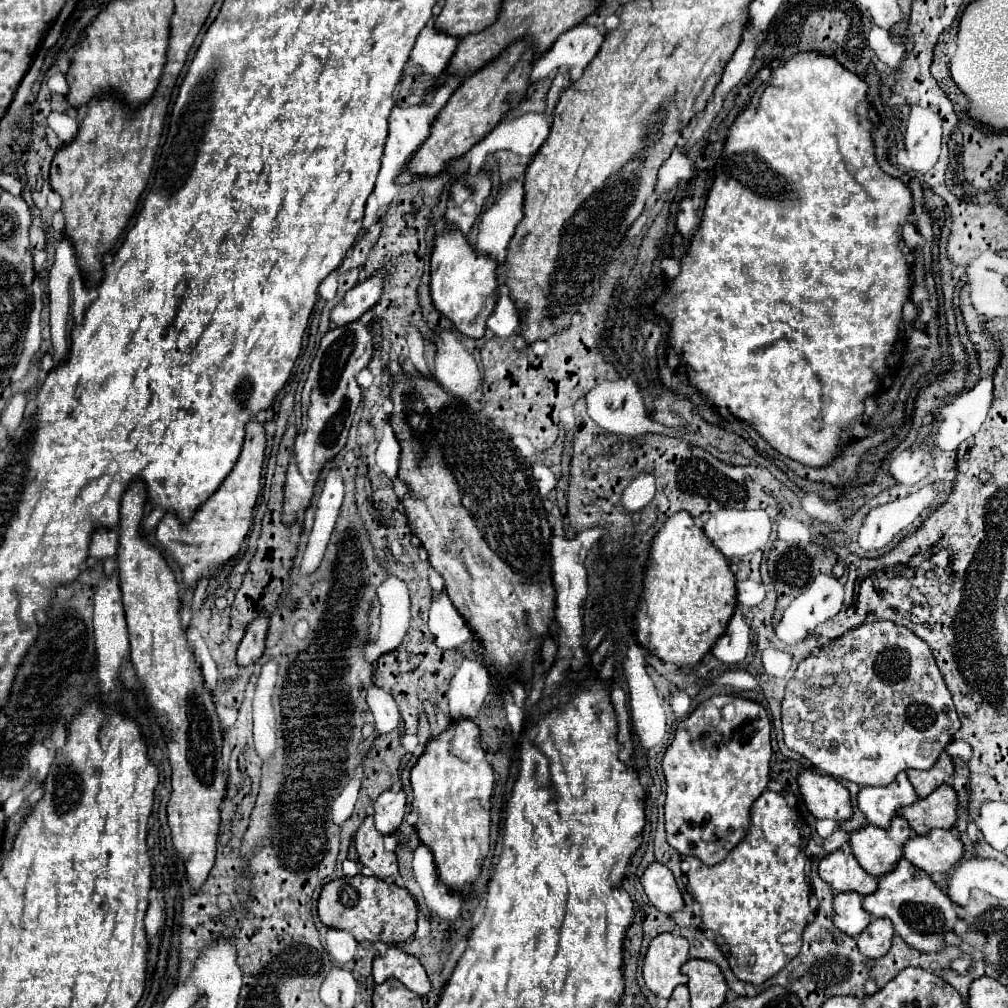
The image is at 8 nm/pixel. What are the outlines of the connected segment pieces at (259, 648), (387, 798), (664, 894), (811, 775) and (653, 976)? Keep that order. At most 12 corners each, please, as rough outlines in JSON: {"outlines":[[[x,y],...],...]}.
{"outlines":[[[269,614],[257,616],[237,650],[241,666],[251,666],[265,650]],[[403,790],[375,800],[373,818],[381,834],[393,834],[405,816]],[[653,862],[641,876],[649,902],[663,914],[683,908],[671,870]],[[801,770],[799,794],[815,818],[851,818],[849,790],[827,774]],[[679,934],[651,940],[645,986],[661,998],[687,982],[689,942]]]}

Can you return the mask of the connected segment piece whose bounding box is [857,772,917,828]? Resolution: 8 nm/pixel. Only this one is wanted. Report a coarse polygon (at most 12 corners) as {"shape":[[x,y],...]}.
{"shape":[[905,772],[887,786],[863,786],[857,806],[887,828],[899,808],[917,800]]}

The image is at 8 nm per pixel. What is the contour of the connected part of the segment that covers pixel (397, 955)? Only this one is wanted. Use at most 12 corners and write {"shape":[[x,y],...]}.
{"shape":[[399,948],[375,956],[373,978],[395,978],[417,996],[431,990],[421,962]]}

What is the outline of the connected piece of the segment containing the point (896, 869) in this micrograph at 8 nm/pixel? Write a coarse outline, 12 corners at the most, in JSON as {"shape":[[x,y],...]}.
{"shape":[[905,858],[863,898],[913,948],[937,952],[957,904]]}

